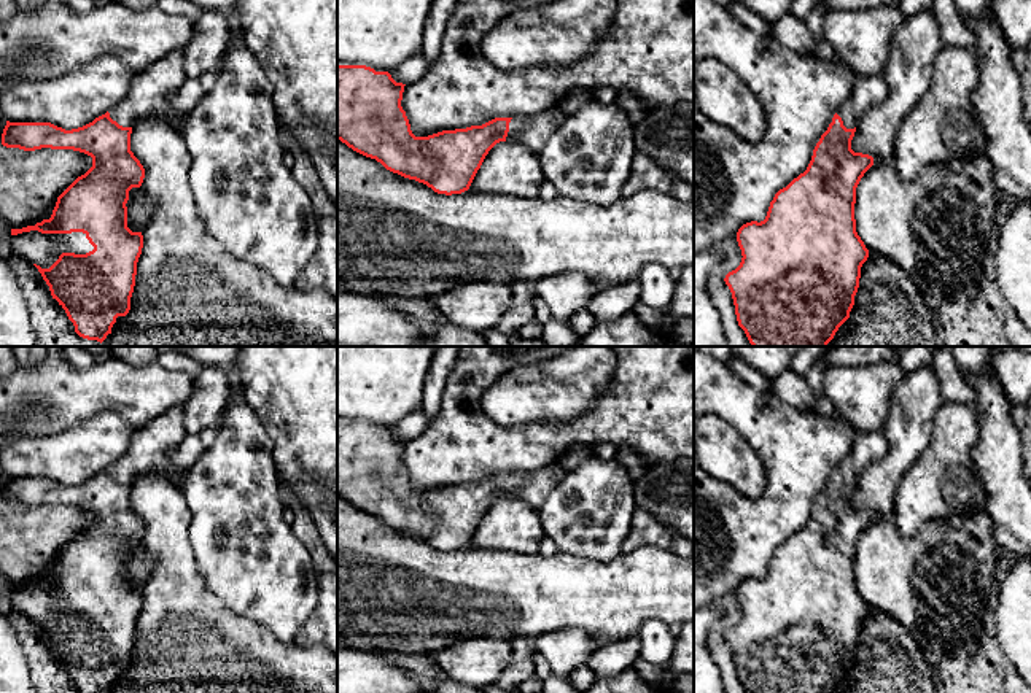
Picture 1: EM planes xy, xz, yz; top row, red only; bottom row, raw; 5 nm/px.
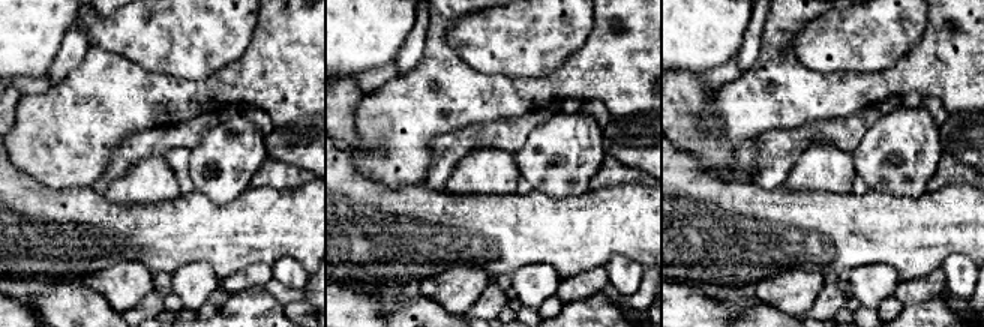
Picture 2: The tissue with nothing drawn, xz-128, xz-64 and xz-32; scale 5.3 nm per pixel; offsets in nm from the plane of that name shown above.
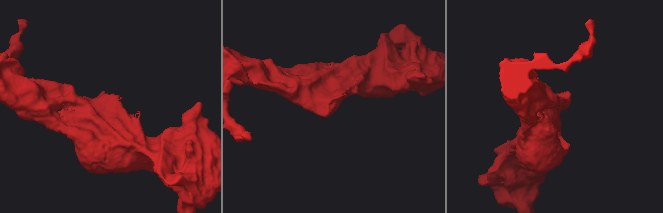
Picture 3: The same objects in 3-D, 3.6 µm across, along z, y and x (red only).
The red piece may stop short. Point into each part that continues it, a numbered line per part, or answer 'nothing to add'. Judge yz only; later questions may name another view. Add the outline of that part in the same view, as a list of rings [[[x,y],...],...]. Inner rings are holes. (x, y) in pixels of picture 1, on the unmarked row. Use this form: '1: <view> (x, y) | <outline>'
1: yz (869, 447) | [[[883,431],[859,432],[854,437],[853,451],[838,464],[846,485],[854,485],[861,474],[875,461],[883,459],[889,443]]]

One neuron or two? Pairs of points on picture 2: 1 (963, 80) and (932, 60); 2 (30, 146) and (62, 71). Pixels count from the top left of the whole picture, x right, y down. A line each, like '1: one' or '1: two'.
1: one
2: two

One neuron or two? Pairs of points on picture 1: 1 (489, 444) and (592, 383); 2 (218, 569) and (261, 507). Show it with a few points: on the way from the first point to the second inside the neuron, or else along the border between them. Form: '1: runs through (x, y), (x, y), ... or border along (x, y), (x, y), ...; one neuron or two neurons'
1: border along (487, 415), (506, 426), (562, 423); two neurons
2: runs through (234, 553), (239, 549), (239, 530), (245, 523); one neuron

